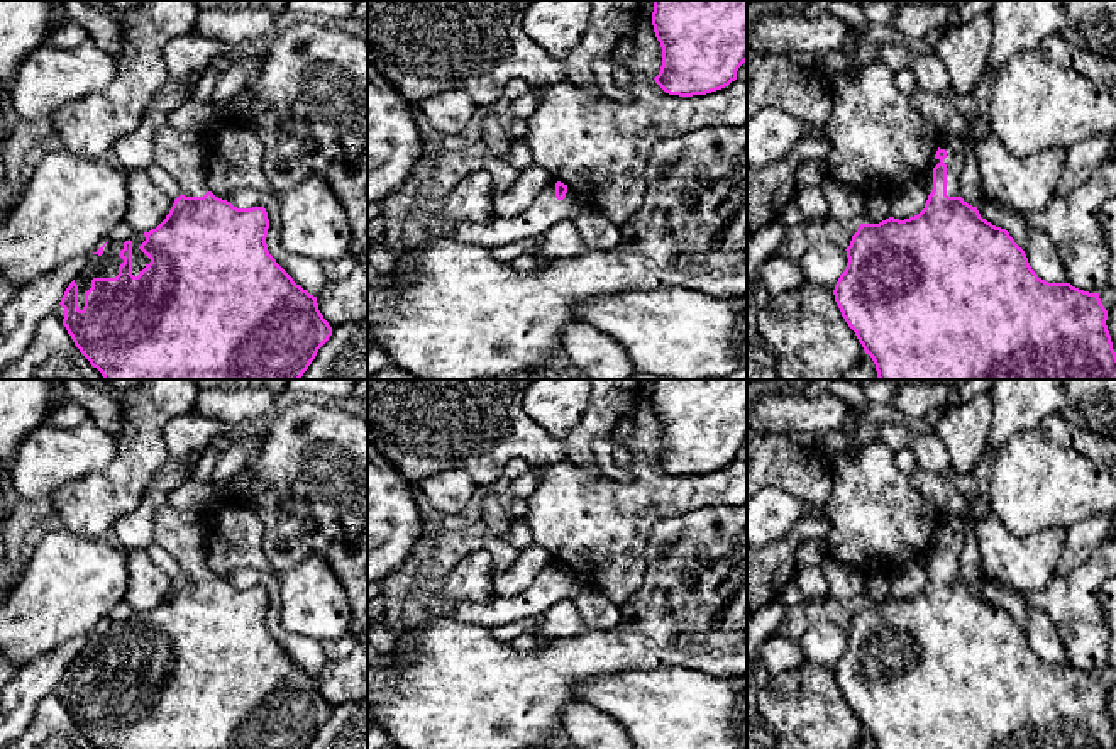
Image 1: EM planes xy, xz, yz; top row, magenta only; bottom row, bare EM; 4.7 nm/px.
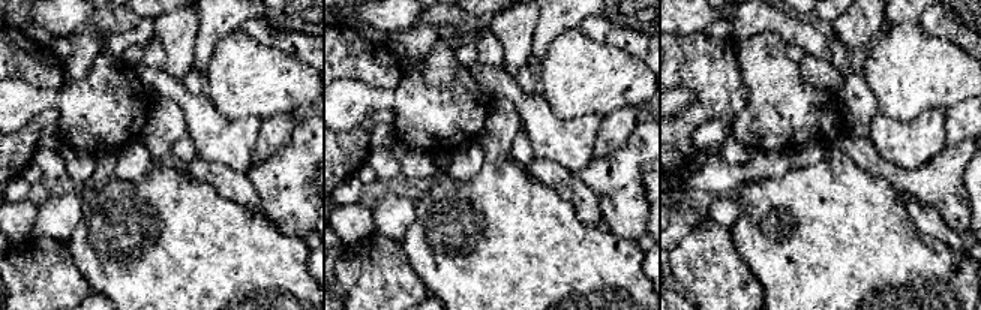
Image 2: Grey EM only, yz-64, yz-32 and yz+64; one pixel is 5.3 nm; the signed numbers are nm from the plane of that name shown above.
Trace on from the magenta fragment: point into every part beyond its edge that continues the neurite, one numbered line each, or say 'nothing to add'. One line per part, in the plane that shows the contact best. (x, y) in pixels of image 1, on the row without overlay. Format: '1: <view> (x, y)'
1: xy (107, 644)
2: yz (955, 538)

